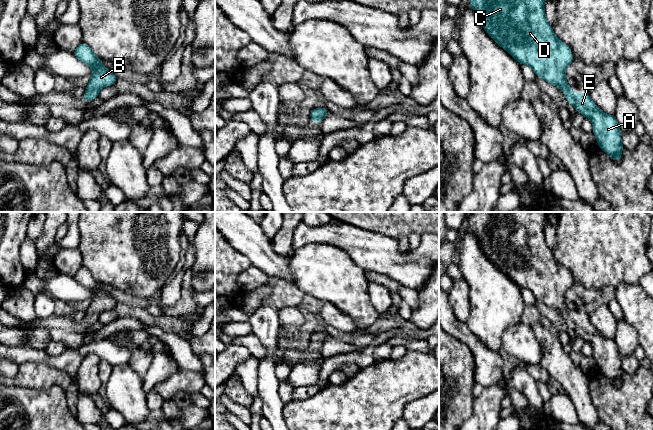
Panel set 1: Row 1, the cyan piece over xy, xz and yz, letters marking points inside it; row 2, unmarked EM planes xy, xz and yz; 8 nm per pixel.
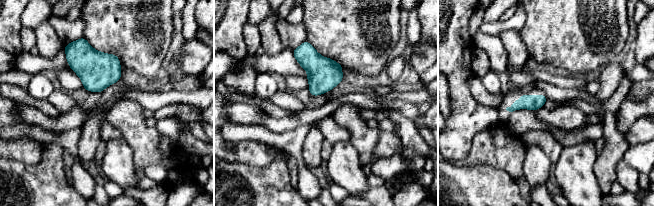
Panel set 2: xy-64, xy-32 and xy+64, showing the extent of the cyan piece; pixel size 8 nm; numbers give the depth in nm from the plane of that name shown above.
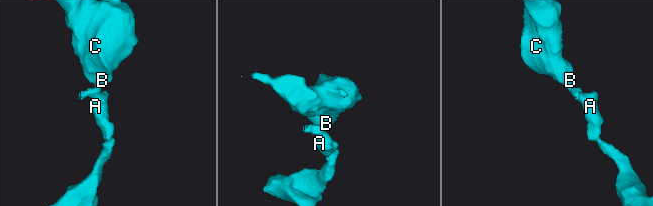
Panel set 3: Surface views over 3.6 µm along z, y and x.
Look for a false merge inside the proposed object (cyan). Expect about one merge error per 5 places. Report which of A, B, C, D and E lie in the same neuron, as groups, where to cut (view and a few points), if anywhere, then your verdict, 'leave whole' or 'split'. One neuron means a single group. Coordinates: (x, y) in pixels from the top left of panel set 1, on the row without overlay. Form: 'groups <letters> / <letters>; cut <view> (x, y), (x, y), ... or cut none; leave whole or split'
groups A B C D E; cut none; leave whole

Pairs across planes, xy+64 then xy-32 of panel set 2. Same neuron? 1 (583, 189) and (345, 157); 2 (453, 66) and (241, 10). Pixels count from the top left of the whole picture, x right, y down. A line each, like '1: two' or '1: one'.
1: one
2: one

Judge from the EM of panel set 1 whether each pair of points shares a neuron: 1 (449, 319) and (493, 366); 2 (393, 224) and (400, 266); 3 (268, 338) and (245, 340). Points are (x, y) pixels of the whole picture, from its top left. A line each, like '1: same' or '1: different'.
1: same
2: different
3: different

